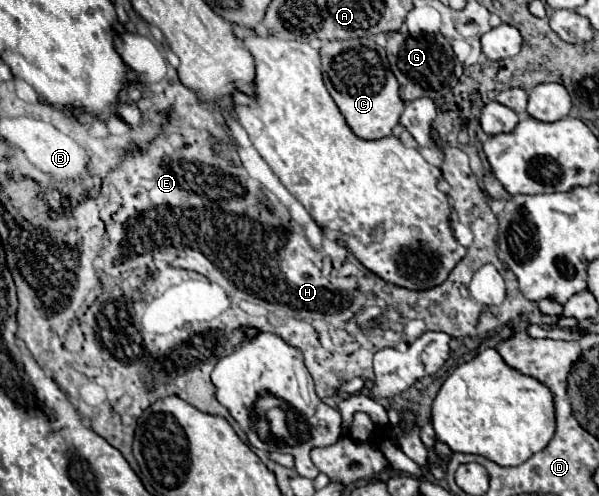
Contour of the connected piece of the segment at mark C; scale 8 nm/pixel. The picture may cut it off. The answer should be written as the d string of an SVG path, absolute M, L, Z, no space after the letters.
M361 39L325 41L321 47L321 61L325 87L341 109L351 131L361 139L381 139L391 135L405 105L399 97L399 83L389 69L385 49L375 41L363 43Z

